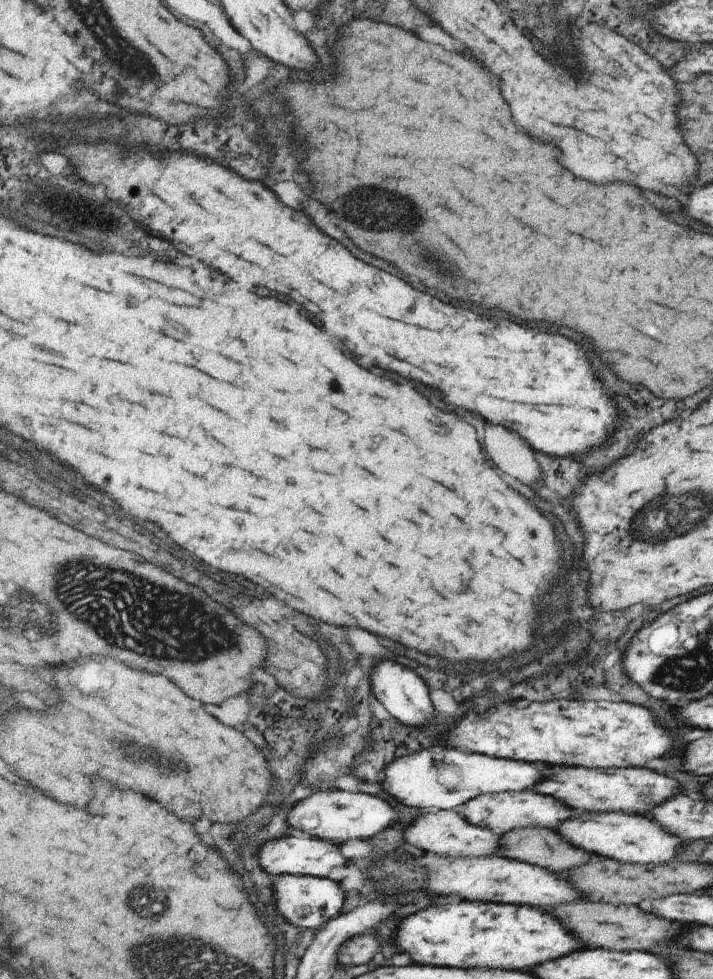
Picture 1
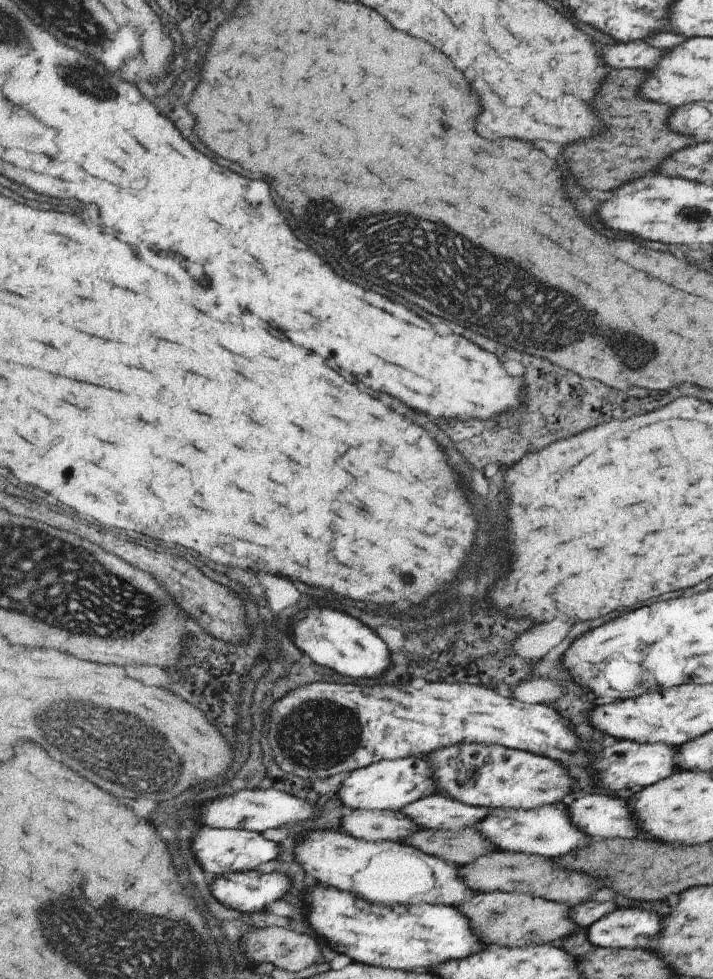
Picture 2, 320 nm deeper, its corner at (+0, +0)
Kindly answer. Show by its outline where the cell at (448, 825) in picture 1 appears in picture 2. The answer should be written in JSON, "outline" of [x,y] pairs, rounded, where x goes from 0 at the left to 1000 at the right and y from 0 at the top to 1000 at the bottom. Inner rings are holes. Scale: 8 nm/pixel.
{"outline":[[[496,826],[480,836],[480,848],[513,859],[561,859],[590,846],[562,828]]]}

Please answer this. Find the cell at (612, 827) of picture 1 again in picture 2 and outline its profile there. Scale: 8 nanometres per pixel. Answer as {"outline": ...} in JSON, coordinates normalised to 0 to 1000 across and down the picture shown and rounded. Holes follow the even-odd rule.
{"outline":[[[762,822],[745,826],[690,826],[680,838],[665,844],[694,867],[736,871],[777,877],[797,870],[812,868],[826,861],[827,856],[799,841],[788,823]]]}

